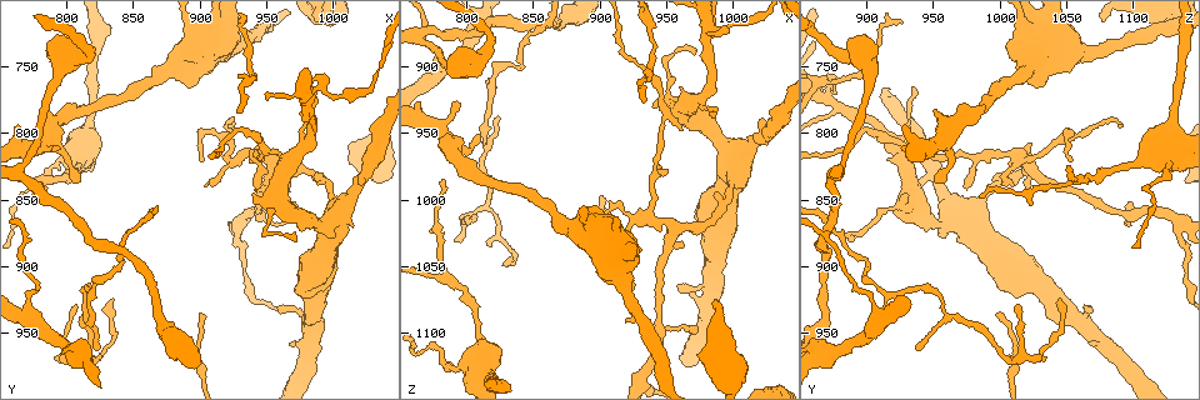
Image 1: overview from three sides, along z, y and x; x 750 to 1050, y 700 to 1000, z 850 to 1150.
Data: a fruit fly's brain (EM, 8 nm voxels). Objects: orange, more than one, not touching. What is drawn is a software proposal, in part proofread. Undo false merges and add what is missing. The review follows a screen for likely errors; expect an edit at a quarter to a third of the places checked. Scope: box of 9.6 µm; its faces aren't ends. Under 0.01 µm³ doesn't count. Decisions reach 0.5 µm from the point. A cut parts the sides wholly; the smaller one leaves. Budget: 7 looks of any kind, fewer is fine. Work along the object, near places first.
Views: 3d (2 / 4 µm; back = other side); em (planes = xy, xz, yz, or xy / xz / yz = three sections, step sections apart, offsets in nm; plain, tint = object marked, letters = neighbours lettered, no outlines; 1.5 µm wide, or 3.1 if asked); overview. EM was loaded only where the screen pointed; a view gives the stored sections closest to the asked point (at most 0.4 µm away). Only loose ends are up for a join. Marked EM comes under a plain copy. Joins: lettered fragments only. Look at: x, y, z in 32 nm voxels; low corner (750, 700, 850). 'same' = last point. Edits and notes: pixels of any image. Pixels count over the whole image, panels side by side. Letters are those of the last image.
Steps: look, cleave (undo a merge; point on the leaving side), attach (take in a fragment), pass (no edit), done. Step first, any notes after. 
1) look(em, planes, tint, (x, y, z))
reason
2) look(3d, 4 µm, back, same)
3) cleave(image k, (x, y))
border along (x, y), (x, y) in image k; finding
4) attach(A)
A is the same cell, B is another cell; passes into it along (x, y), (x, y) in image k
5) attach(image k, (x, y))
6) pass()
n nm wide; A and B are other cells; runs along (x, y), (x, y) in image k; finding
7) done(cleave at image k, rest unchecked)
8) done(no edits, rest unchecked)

look(em, xy, step 8, letters, (944, 862, 1098))
narrows sharply

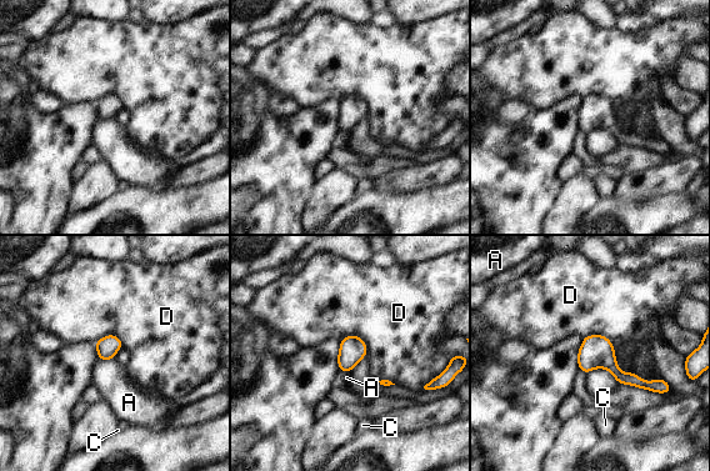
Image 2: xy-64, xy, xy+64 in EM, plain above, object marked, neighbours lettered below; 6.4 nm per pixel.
pass()
180 nm wide; A, C and D are other cells; border along (583, 336), (604, 335), (618, 366) in image 2; all the same neuron

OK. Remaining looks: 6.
look(em, planes, letters, (902, 818, 1054))
branch stops here

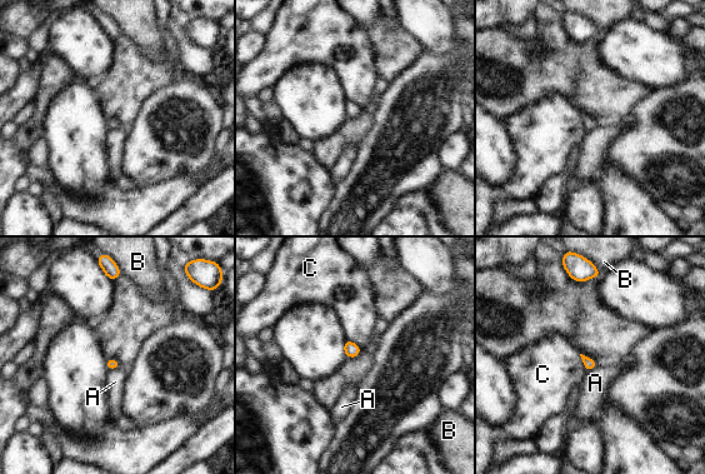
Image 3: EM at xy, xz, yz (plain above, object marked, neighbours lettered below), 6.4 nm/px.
pass()
A, B and C are other cells; border along (118, 368), (108, 370) in image 3; none of them fits

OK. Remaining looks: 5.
look(em, xy, step 4, tint, (940, 818, 982))
arms part here

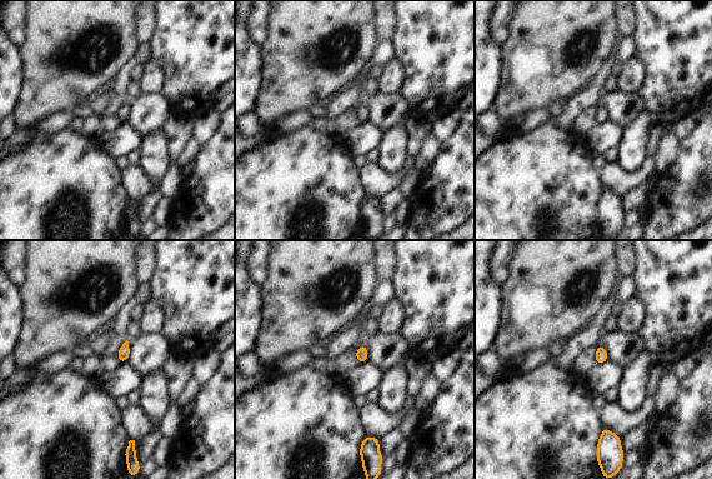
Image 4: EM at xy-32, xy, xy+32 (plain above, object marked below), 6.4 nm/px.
look(em, yz, step 8, letters, same)
another direction

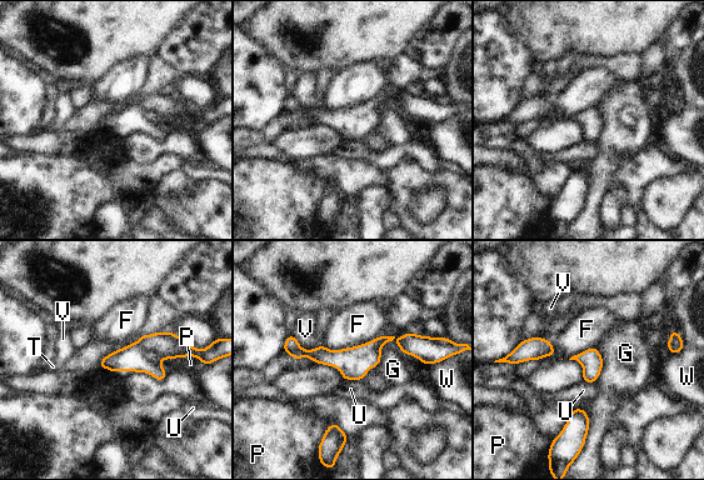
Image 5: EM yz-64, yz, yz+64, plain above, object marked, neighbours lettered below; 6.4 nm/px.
pass()
F touches over 380 nm; F, G, P, T, U, V and W are other cells; runs along (286, 345), (364, 356), (395, 339), (428, 354) in image 5; one neuron here

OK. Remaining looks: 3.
done(no edits, rest unchecked)

